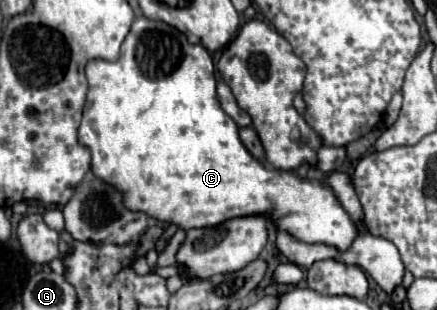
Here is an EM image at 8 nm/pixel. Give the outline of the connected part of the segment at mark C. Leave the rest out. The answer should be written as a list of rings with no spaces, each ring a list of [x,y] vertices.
[[[147,17],[135,19],[133,25],[131,25],[129,35],[125,37],[125,41],[121,45],[121,57],[117,61],[93,59],[93,61],[87,63],[85,73],[87,73],[89,93],[87,93],[87,103],[85,103],[85,109],[83,109],[83,121],[81,121],[81,127],[79,127],[79,143],[85,145],[91,151],[91,171],[101,181],[105,181],[107,185],[111,185],[113,189],[117,189],[123,195],[123,205],[127,205],[127,209],[147,213],[149,217],[155,217],[159,221],[175,223],[181,229],[211,227],[211,225],[219,225],[219,223],[223,223],[231,217],[267,213],[271,219],[277,221],[279,229],[289,231],[299,241],[327,243],[327,245],[335,245],[337,249],[347,249],[351,245],[351,241],[357,237],[357,229],[355,229],[353,221],[349,219],[345,209],[339,205],[339,201],[331,193],[331,189],[327,189],[321,181],[305,181],[305,179],[299,179],[297,175],[293,175],[289,171],[265,169],[263,163],[259,163],[255,157],[251,157],[251,153],[243,147],[243,143],[239,139],[239,127],[235,125],[235,121],[231,121],[231,117],[227,117],[227,113],[223,113],[223,109],[219,105],[219,99],[217,99],[217,93],[215,93],[217,81],[215,81],[215,67],[213,67],[211,55],[207,53],[207,49],[203,45],[189,45],[187,37],[181,31],[177,31],[175,27],[171,27],[163,21],[147,19]]]

